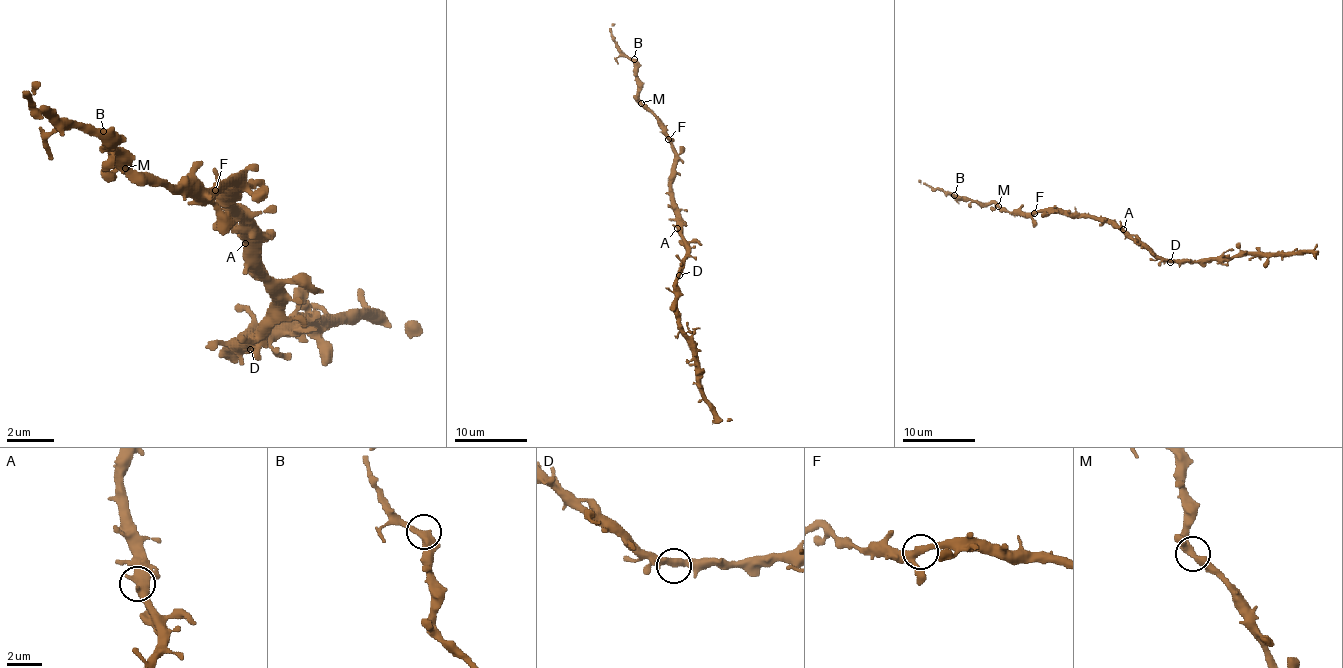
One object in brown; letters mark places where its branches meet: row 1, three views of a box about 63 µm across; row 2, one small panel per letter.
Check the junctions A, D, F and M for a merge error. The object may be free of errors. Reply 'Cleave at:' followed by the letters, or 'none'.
Cleave at: none

